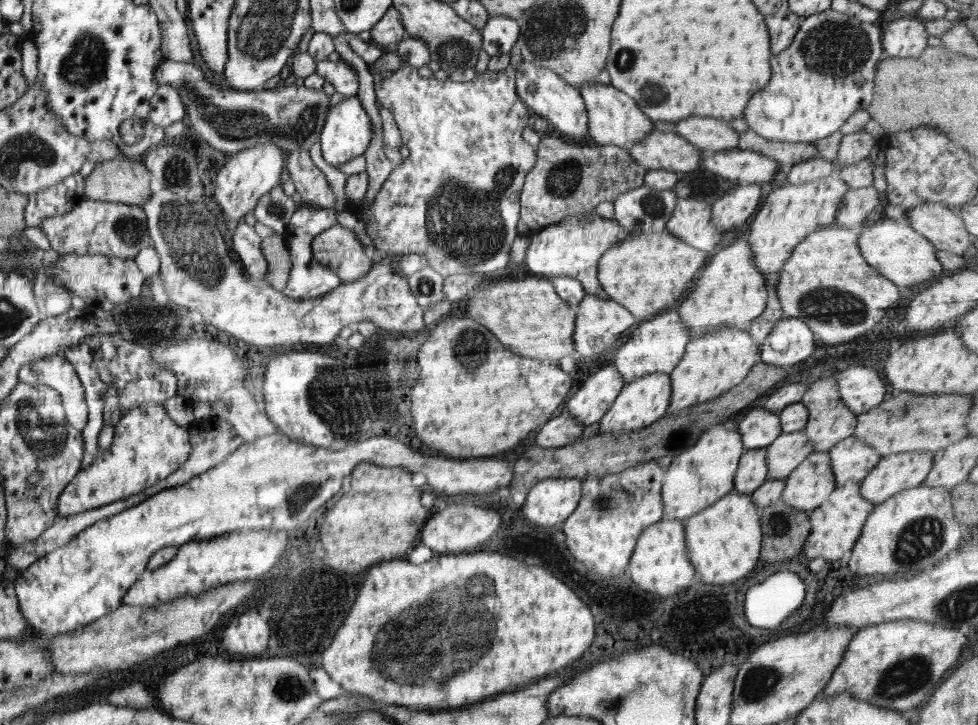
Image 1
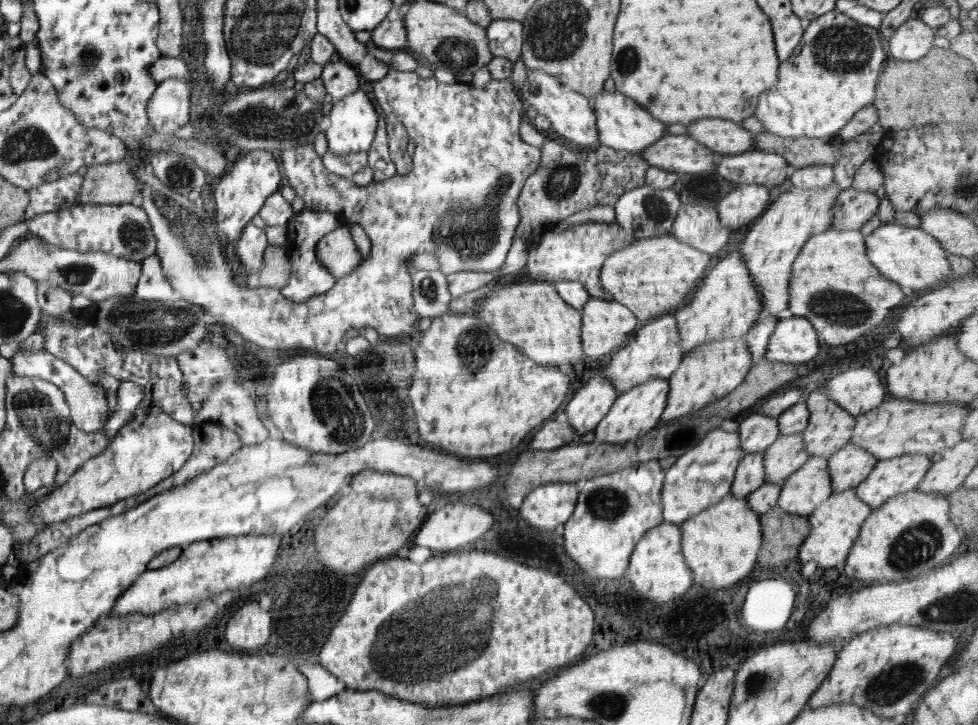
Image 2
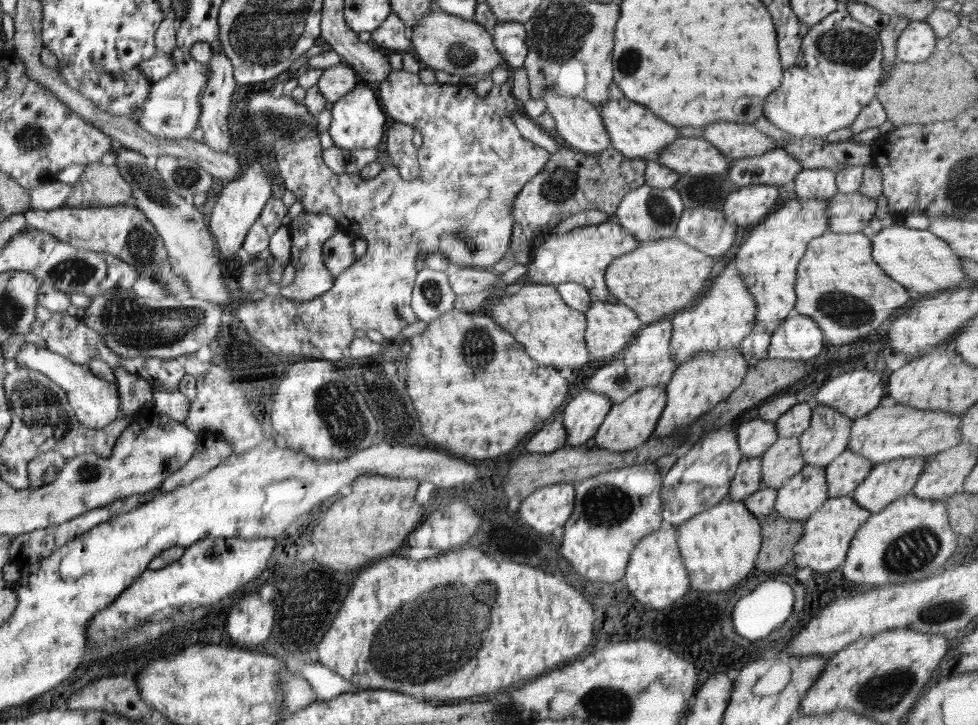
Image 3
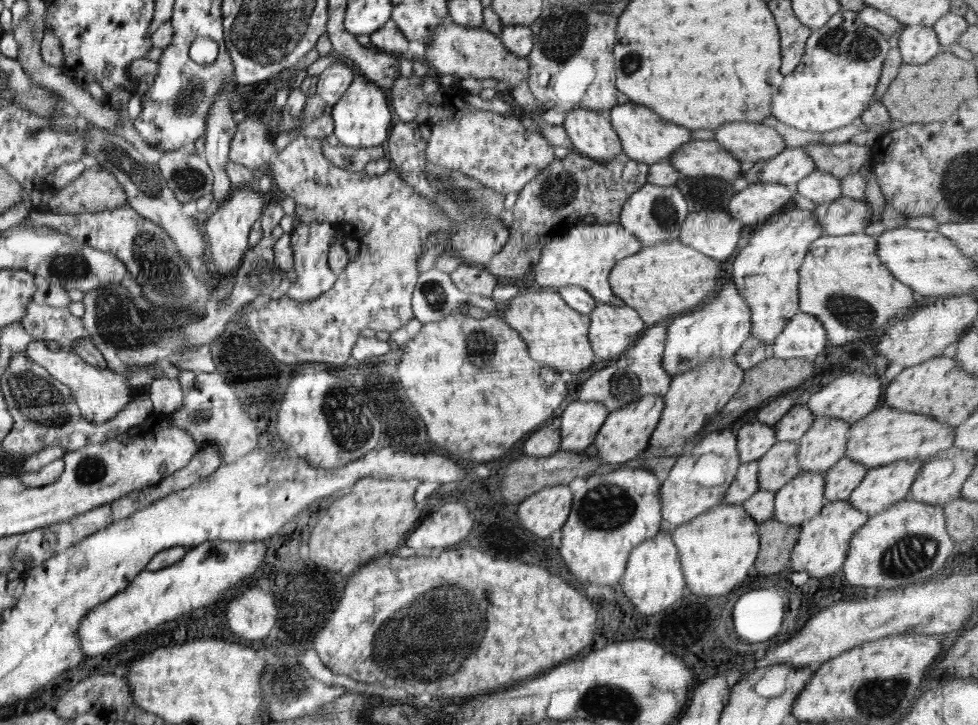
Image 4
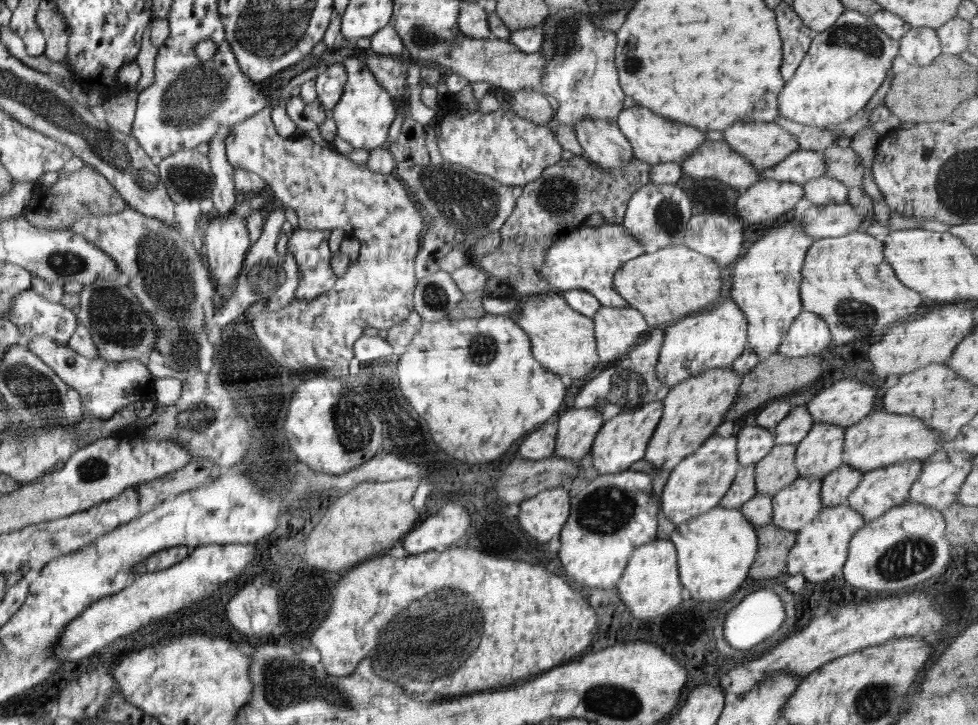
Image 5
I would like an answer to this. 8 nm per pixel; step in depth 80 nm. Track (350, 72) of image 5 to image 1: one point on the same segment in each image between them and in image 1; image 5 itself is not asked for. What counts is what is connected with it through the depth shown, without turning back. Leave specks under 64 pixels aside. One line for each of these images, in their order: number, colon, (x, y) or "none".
1: (346, 133)
2: (353, 120)
3: (358, 121)
4: (362, 118)

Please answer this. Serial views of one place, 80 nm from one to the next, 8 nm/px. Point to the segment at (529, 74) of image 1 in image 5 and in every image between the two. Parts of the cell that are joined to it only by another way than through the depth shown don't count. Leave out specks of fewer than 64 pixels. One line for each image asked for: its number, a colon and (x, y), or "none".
2: (571, 114)
3: (579, 124)
4: (592, 135)
5: (603, 143)

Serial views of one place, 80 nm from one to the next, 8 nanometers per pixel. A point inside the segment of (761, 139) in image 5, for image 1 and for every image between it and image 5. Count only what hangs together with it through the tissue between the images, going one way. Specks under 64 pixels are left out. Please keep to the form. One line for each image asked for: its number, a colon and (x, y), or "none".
1: (709, 134)
2: (725, 138)
3: (735, 140)
4: (750, 143)

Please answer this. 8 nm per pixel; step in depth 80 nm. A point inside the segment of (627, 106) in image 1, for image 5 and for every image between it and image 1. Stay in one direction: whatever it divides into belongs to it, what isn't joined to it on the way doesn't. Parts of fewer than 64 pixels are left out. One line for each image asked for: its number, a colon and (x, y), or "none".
2: (622, 124)
3: (635, 131)
4: (645, 137)
5: (653, 139)

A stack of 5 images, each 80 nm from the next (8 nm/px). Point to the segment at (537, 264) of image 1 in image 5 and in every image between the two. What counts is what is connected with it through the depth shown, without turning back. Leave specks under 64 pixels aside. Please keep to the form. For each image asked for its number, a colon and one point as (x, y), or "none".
2: (577, 253)
3: (582, 255)
4: (583, 256)
5: (587, 258)

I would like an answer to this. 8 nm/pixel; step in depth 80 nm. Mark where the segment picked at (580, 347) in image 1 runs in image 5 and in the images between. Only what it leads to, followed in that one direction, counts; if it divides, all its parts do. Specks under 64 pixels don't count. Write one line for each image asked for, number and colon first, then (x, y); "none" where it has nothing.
2: (606, 325)
3: (610, 327)
4: (613, 330)
5: (617, 330)

